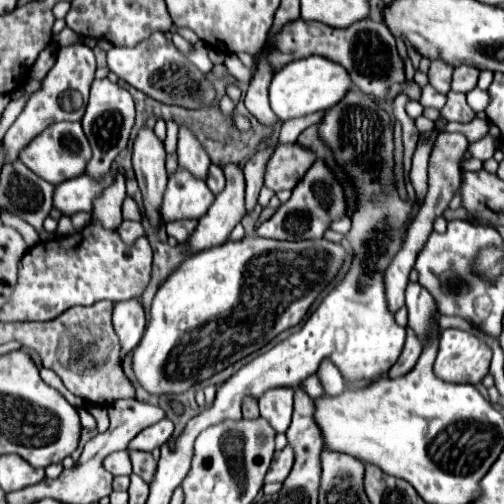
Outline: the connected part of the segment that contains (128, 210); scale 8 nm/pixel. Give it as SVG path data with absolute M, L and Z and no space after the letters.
M126 198L122 204L122 218L124 220L134 220L134 222L142 222L142 212L136 206L136 202L132 198Z

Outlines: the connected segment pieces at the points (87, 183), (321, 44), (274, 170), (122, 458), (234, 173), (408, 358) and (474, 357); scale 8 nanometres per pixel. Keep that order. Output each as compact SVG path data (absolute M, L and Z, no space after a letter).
M112 170L106 172L100 180L90 178L86 172L82 176L76 176L68 182L62 182L56 186L54 192L54 206L62 214L76 214L76 212L92 212L94 200L102 196L102 192L112 186L114 174Z
M294 20L282 28L282 32L276 36L274 46L276 48L272 48L272 52L268 54L268 60L272 62L274 72L292 60L300 60L308 56L324 56L344 66L354 86L364 94L370 94L388 104L392 104L398 94L406 94L408 100L420 98L420 86L416 82L408 82L404 62L398 54L394 36L386 24L380 24L374 20L360 20L350 28L338 30L320 22Z
M278 144L264 170L264 186L272 192L294 190L312 166L314 154L298 144Z
M116 450L112 452L110 456L104 458L104 468L114 474L114 476L120 476L120 474L132 474L132 466L130 466L130 458L128 458L128 452L126 450Z
M228 164L224 174L226 188L214 198L208 212L198 220L196 230L186 240L182 248L186 256L228 242L232 228L244 216L244 174L234 164Z
M408 328L408 336L406 336L404 350L402 350L400 358L396 360L396 364L388 370L386 376L388 376L388 378L398 378L398 376L408 374L408 372L414 368L414 364L418 362L420 352L422 352L422 344L420 344L420 340L416 340L416 334Z
M456 328L440 330L434 374L444 382L478 384L488 374L490 358L492 350L474 334Z

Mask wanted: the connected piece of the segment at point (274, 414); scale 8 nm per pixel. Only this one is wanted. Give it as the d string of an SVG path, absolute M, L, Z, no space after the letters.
M274 388L264 392L264 396L258 400L260 404L260 416L268 420L268 424L276 432L286 432L290 418L292 418L292 388Z

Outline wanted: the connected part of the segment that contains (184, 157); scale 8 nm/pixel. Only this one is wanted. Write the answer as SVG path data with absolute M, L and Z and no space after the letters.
M180 126L178 132L178 164L188 168L194 176L198 178L206 178L208 174L208 166L210 166L210 156L206 154L204 146L200 144L200 140L194 136L194 132L186 126Z

